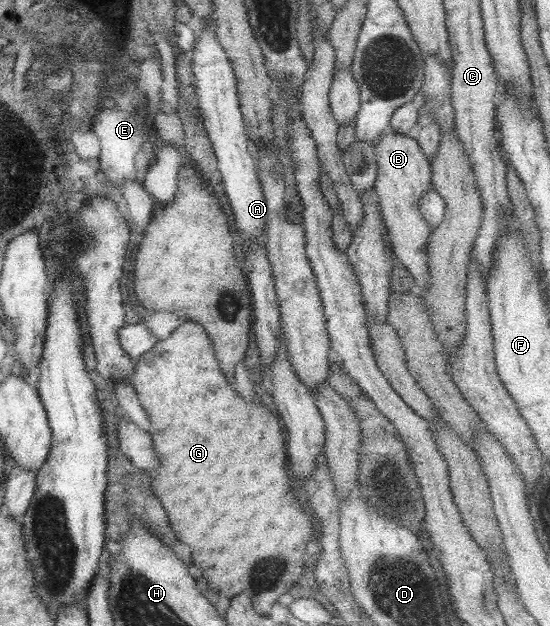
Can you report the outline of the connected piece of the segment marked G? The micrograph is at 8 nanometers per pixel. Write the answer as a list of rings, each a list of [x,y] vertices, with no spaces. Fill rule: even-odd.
[[[183,322],[178,325],[165,339],[157,340],[149,351],[142,353],[133,362],[132,374],[130,375],[131,387],[136,393],[144,414],[149,420],[148,434],[151,438],[153,453],[156,455],[157,465],[149,472],[150,490],[152,495],[157,497],[167,513],[169,527],[173,529],[175,537],[179,543],[187,545],[191,549],[191,563],[201,569],[203,579],[207,581],[209,589],[215,593],[221,593],[223,597],[233,597],[239,593],[245,593],[253,597],[256,593],[285,593],[289,585],[297,579],[303,567],[302,553],[305,545],[311,539],[313,524],[304,511],[304,504],[295,503],[295,494],[289,485],[289,475],[287,475],[288,462],[285,461],[285,440],[281,432],[281,423],[275,413],[262,406],[261,400],[245,403],[235,395],[227,379],[221,375],[217,360],[213,356],[213,349],[205,333],[205,330],[195,323]]]

